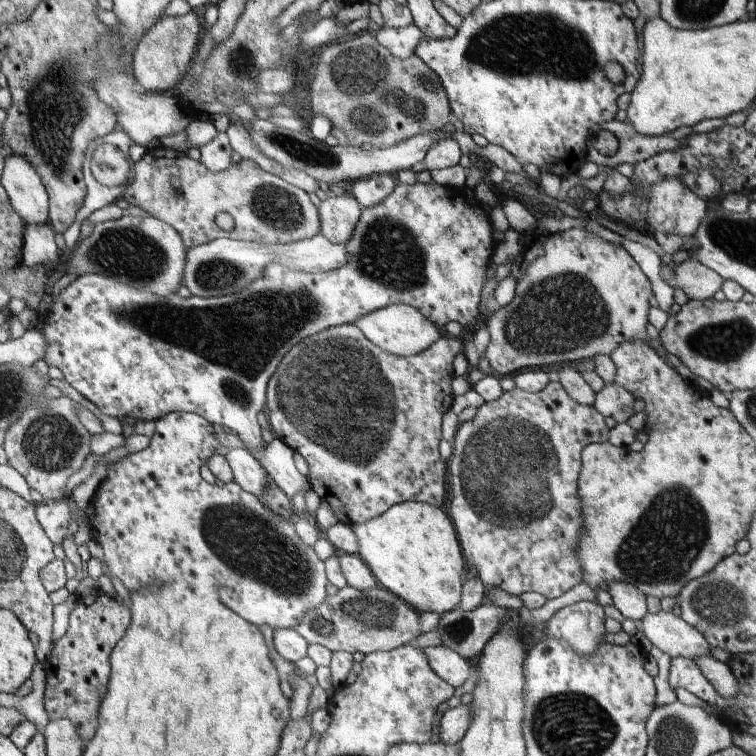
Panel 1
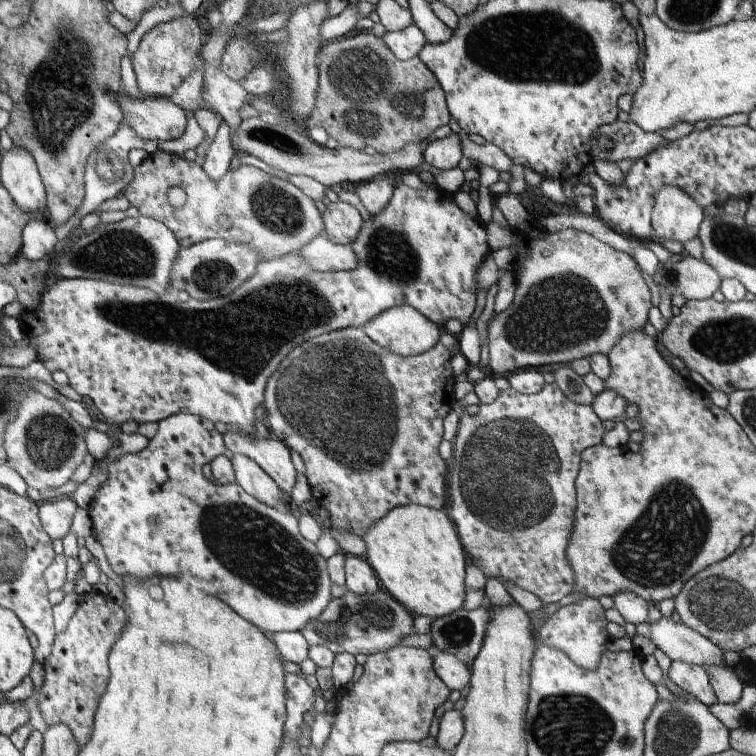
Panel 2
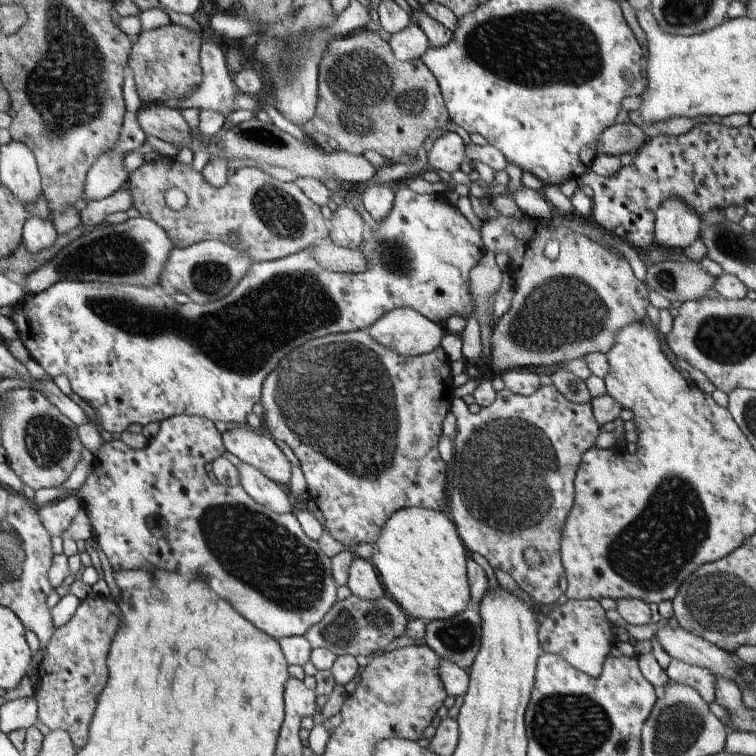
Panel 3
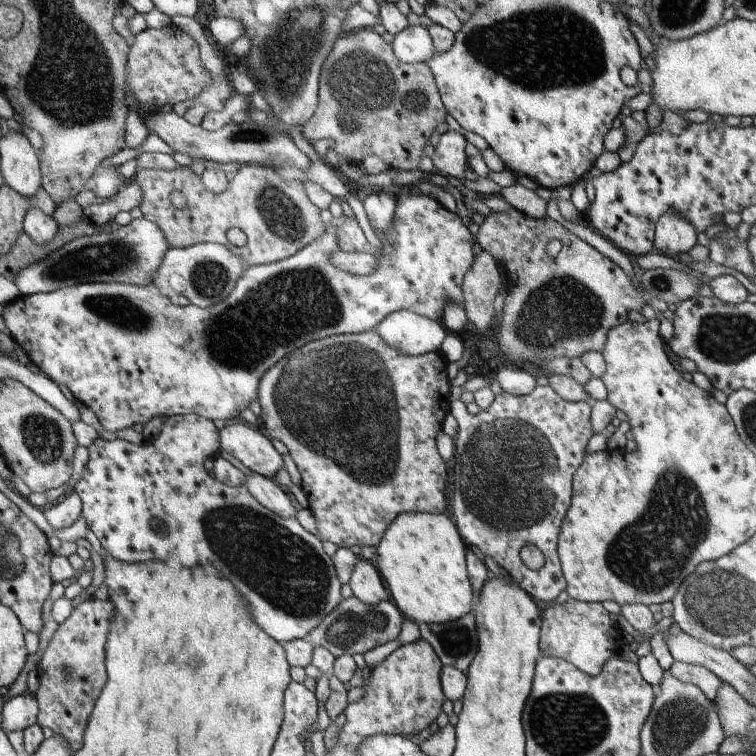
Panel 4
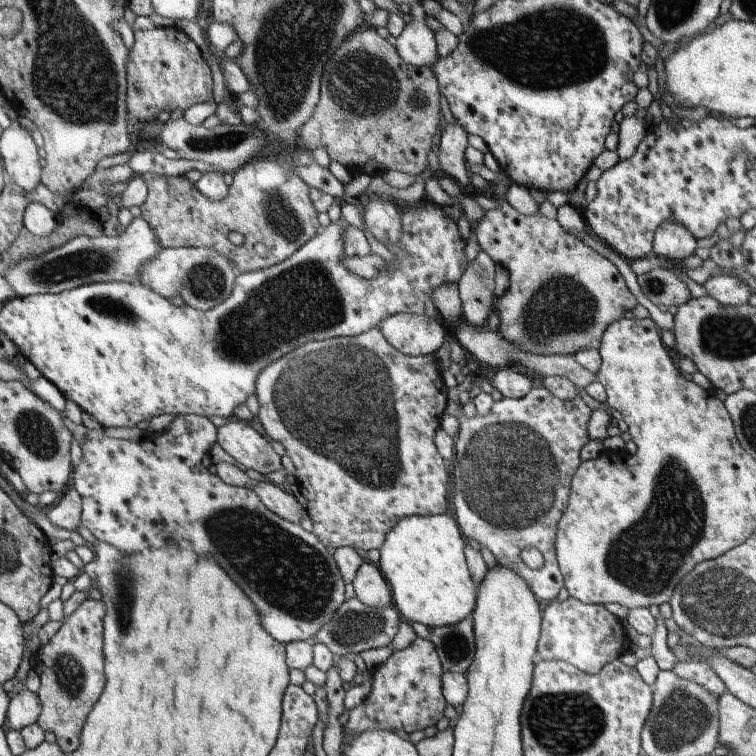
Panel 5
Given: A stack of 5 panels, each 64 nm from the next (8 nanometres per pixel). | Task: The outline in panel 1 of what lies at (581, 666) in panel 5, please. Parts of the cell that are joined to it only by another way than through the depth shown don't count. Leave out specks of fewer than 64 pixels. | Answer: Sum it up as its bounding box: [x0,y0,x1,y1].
[543,602,605,656]

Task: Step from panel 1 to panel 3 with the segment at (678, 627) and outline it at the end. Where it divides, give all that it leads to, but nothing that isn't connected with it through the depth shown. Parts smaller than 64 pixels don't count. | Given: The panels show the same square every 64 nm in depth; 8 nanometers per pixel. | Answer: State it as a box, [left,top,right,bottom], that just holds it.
[655,622,745,690]

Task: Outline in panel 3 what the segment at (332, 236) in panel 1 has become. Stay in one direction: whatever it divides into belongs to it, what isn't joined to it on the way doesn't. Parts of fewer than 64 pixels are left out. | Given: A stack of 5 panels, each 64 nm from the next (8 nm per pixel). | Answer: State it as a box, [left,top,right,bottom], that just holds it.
[327,206,367,250]

